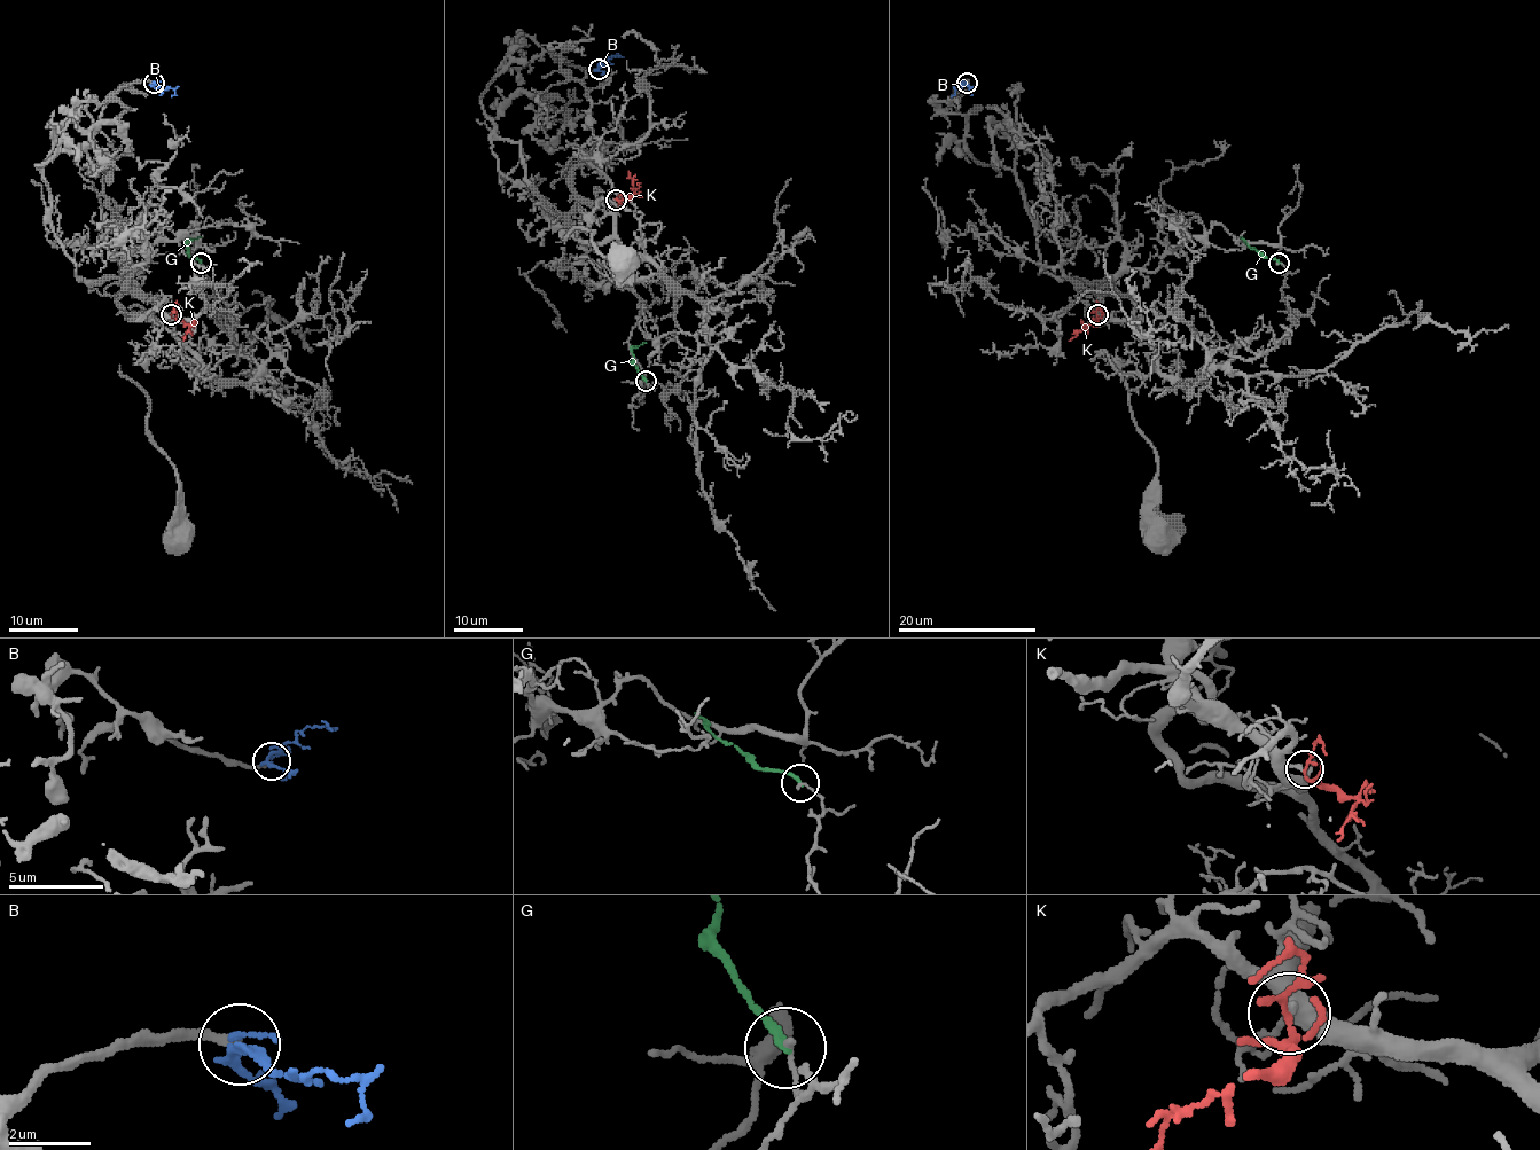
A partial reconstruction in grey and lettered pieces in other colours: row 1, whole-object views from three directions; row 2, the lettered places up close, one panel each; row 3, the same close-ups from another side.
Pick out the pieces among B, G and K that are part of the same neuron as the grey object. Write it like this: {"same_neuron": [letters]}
{"same_neuron": ["K"]}

